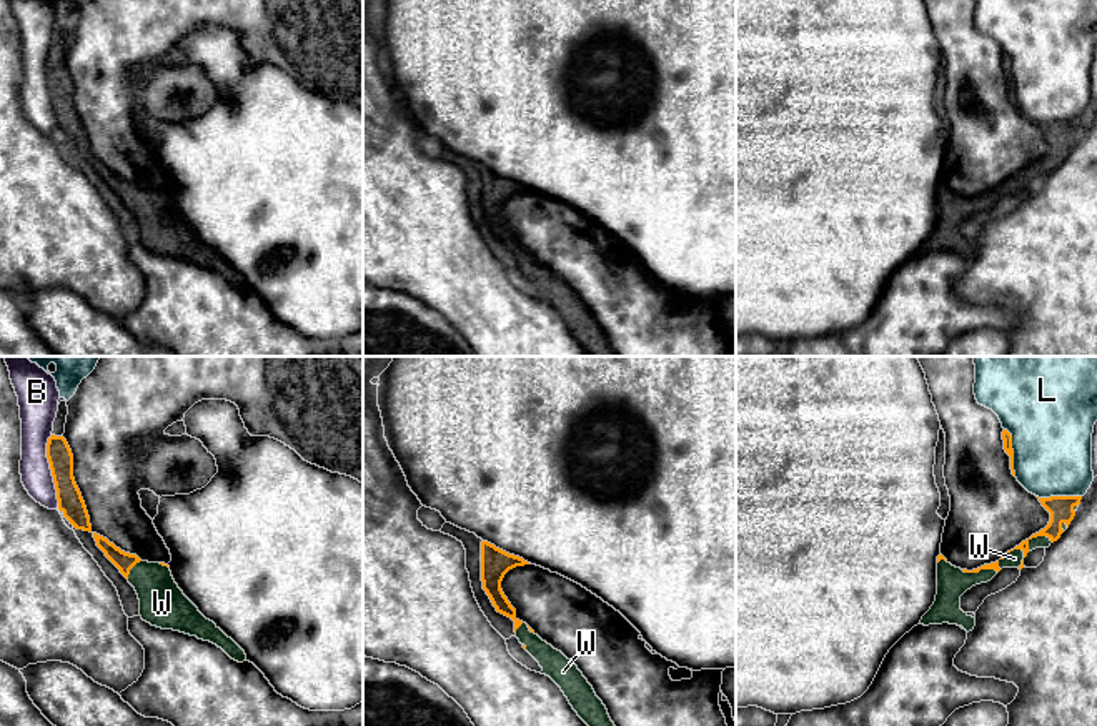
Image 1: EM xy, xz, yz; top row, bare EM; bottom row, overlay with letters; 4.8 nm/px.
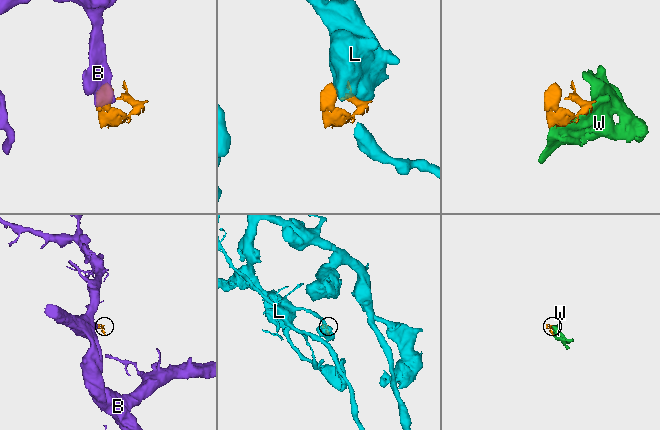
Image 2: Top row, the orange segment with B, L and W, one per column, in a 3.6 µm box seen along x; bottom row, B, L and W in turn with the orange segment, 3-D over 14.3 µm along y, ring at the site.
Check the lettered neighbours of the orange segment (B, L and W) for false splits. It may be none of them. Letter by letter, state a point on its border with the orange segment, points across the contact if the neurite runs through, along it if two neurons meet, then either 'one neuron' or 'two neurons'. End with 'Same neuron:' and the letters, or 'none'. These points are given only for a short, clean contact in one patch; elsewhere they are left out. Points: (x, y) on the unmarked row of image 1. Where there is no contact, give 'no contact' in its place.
B: xy (52, 99) | along xy (50, 62), (47, 87), (59, 135) | two neurons
L: yz (1012, 79) | two neurons
W: yz (1009, 179) | one neuron
Same neuron: W

